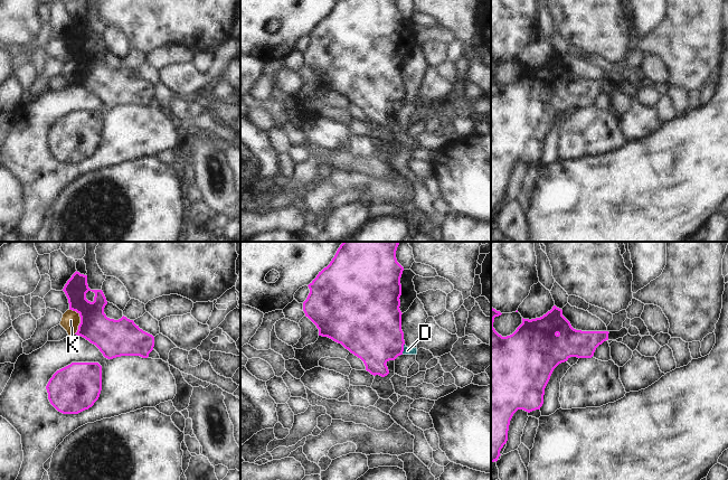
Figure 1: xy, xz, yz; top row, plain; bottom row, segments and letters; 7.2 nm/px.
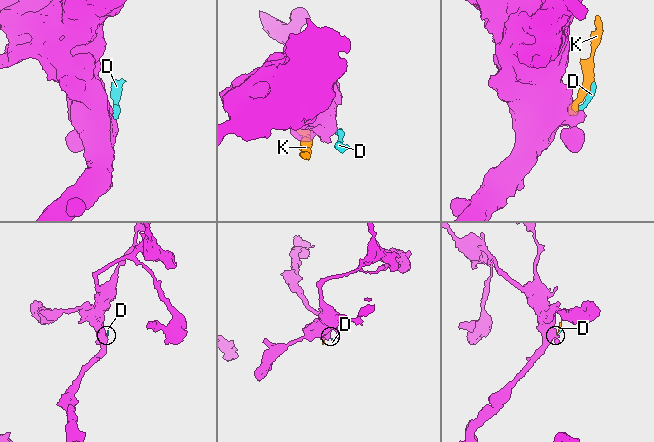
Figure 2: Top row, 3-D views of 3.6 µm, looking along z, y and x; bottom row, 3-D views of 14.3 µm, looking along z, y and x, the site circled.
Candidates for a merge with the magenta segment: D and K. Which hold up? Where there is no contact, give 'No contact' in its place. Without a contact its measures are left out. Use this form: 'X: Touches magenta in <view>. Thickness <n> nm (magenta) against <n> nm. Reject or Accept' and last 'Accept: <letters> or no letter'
D: Touches magenta in xz. Thickness 420 nm (magenta) against 50 nm. Reject
K: Touches magenta in xy. Thickness 240 nm (magenta) against 140 nm. Reject
Accept: no letter.

